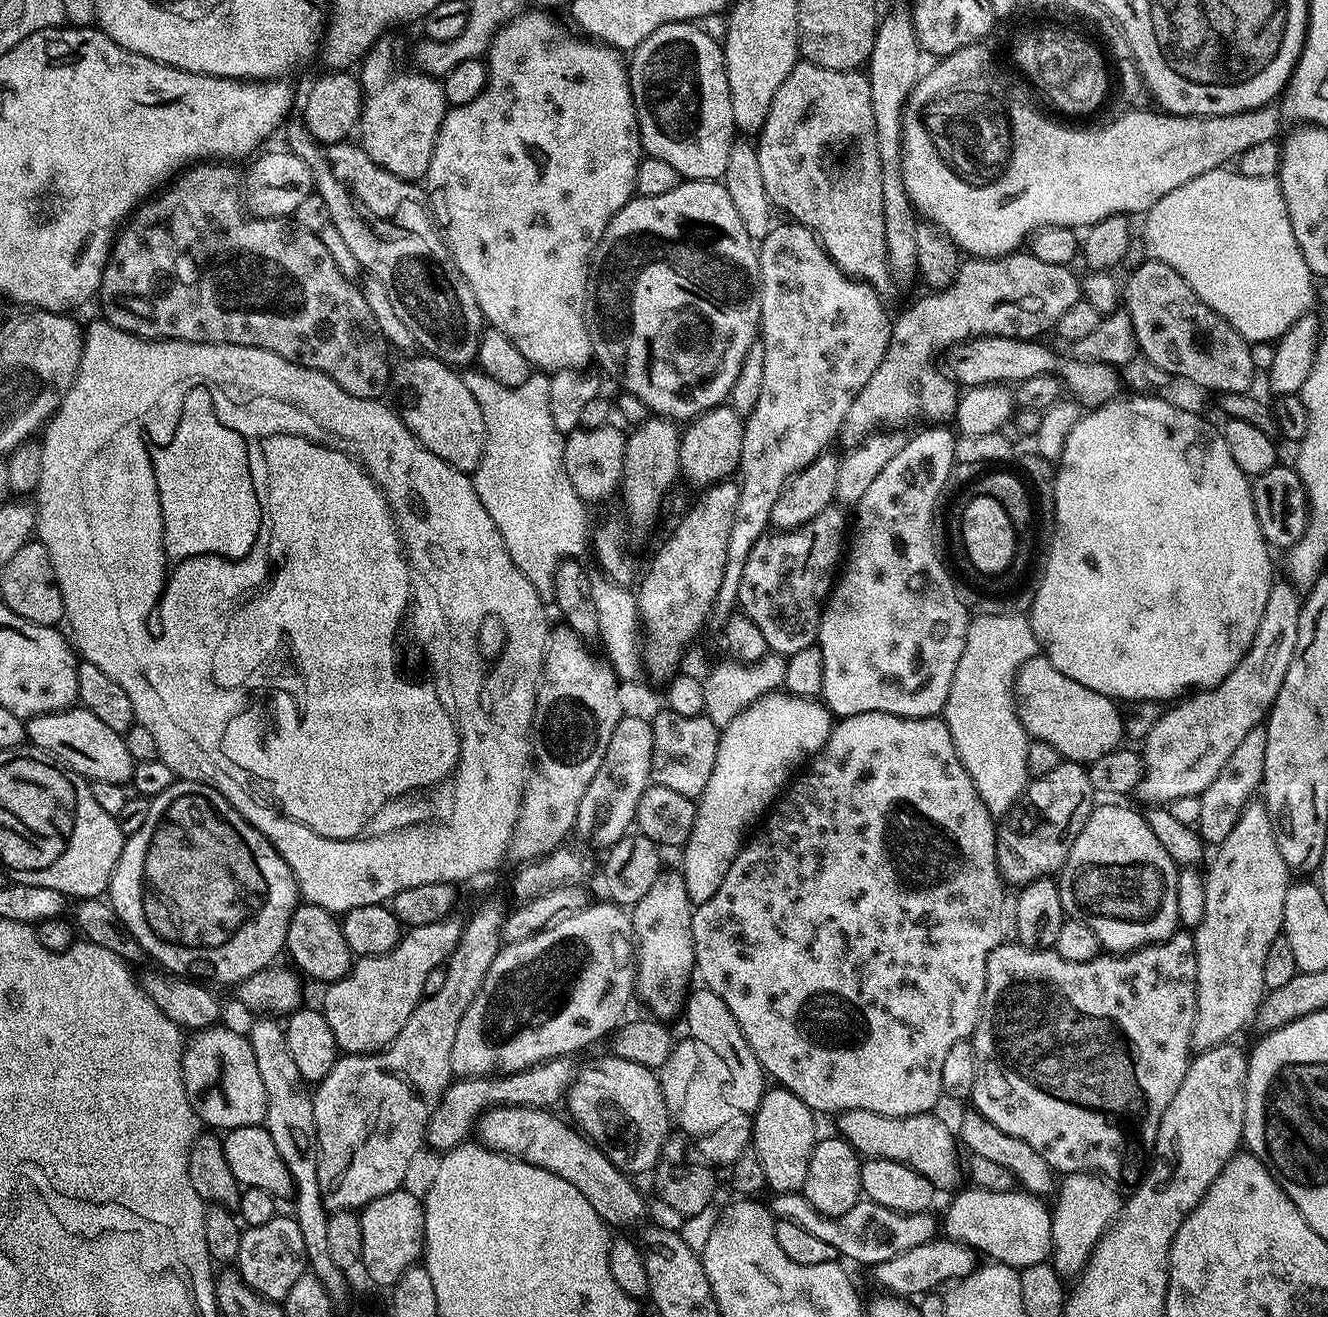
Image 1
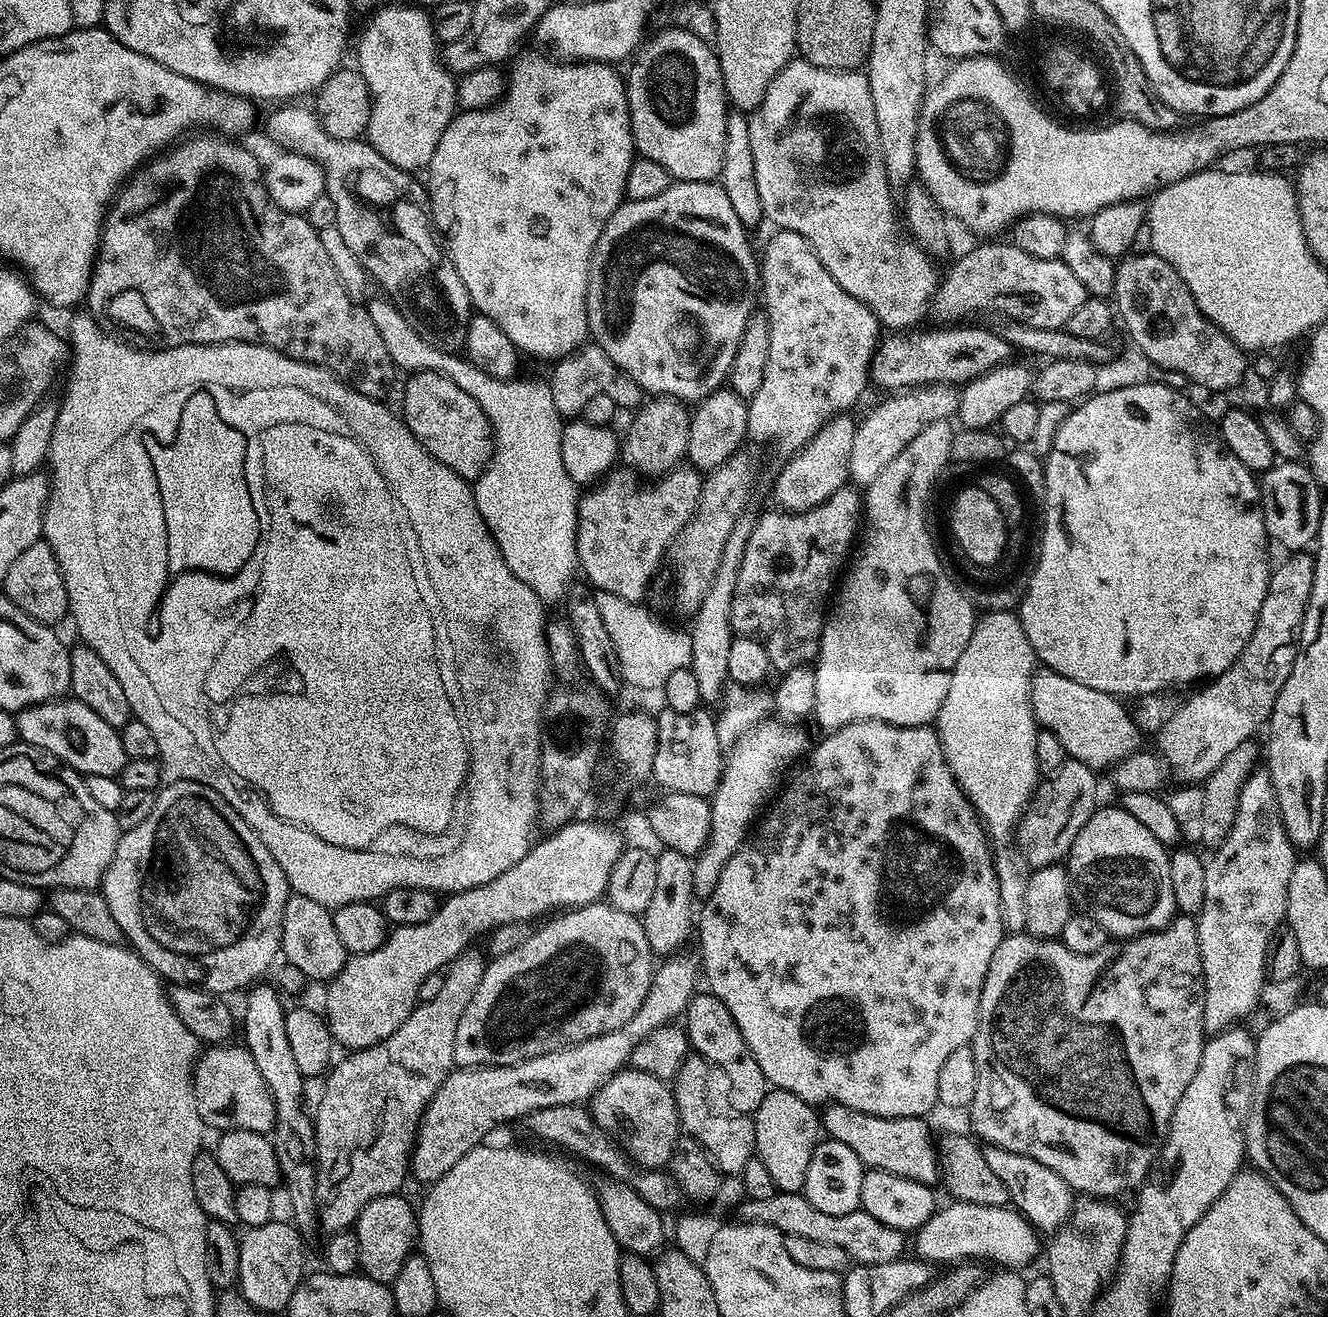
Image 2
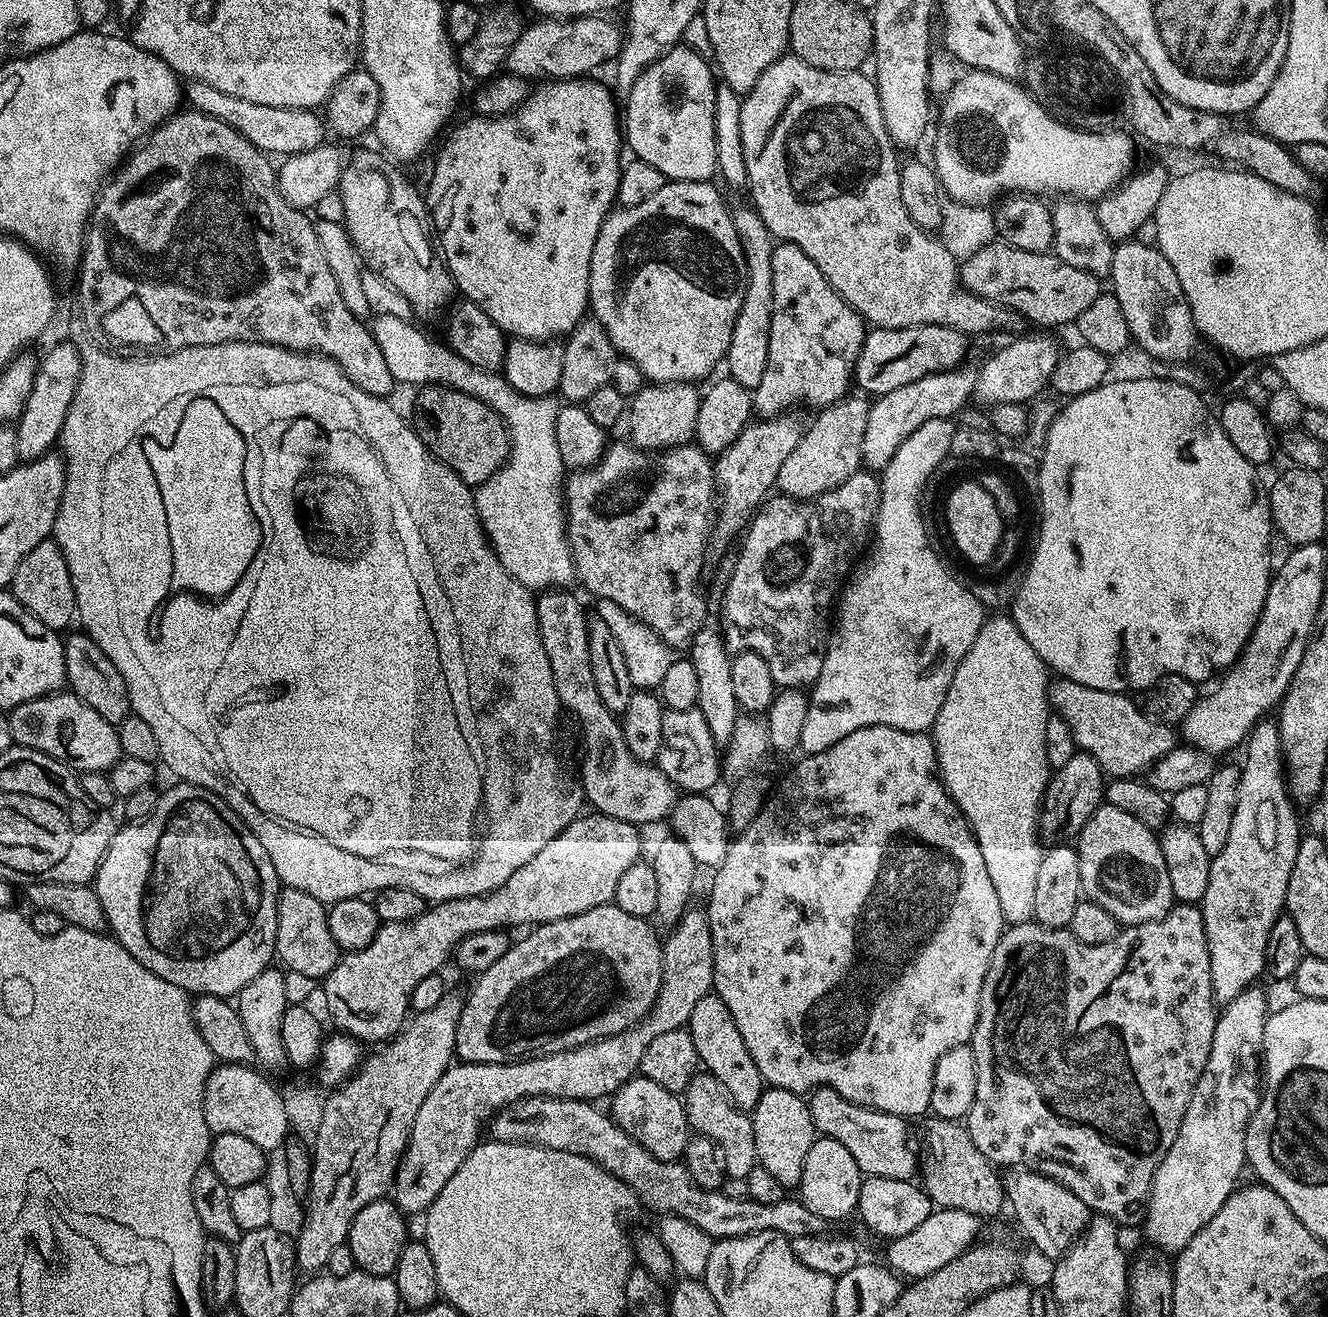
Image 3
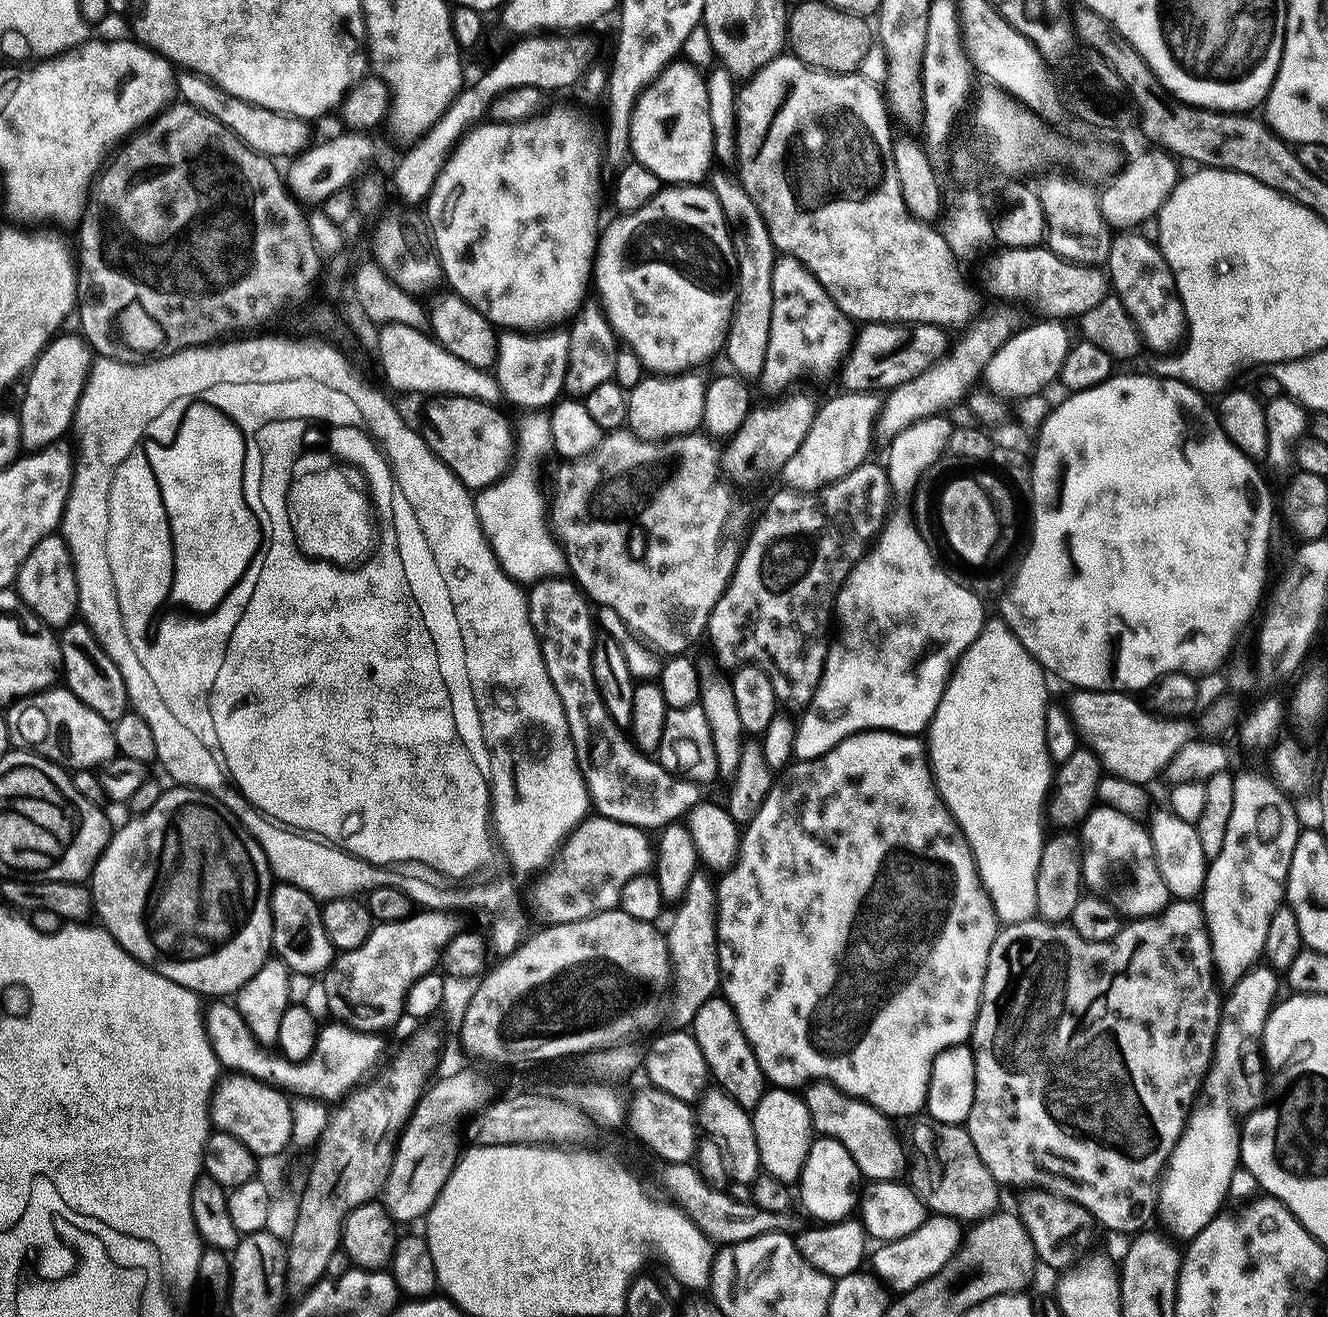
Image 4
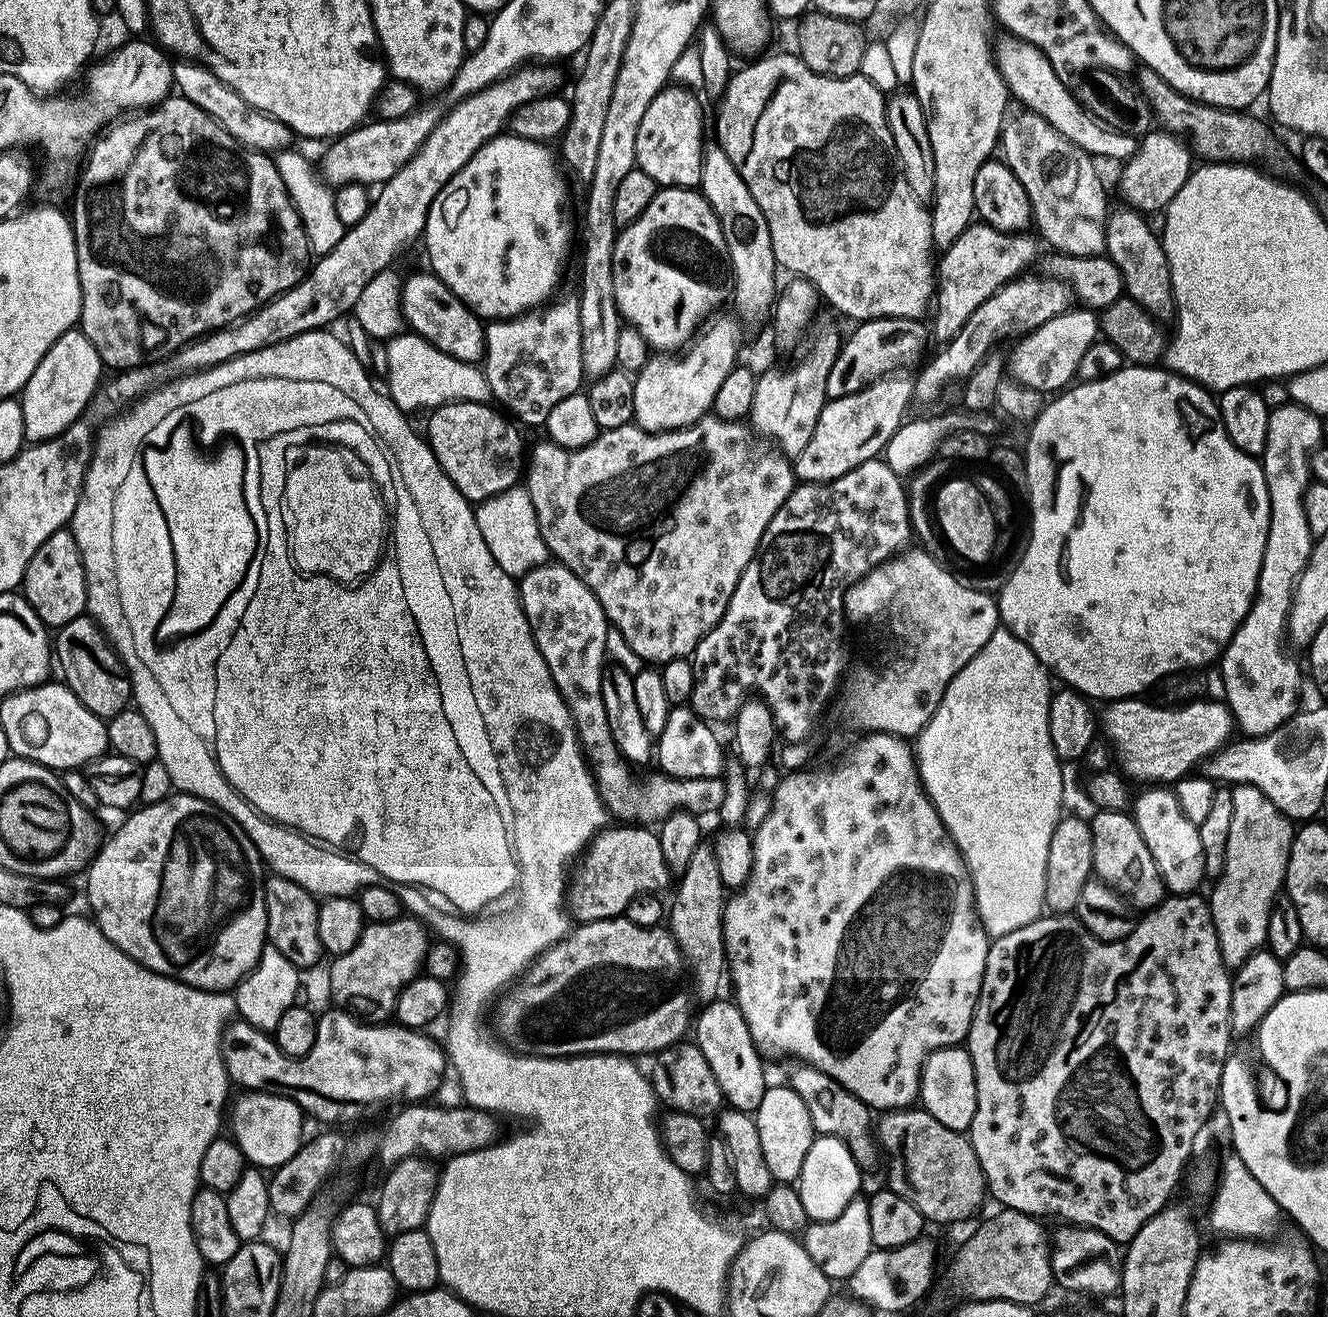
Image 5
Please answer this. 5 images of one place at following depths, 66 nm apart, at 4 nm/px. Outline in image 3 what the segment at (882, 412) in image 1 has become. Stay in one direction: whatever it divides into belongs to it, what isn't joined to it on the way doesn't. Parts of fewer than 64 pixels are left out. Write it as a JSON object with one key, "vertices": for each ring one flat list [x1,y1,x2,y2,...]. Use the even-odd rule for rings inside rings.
{"vertices":[[1001,240,991,241,980,248,978,252,974,252,970,258,961,261,958,268,958,279,965,291,987,302,1011,310,1013,313,1023,316,1025,321,1034,322,1040,326,1073,323,1081,312,1086,310,1086,307,1090,306,1091,302,1100,296,1102,291,1099,277,1080,271,1077,267,1070,266,1069,263,1062,262,1055,254,1018,250]]}

